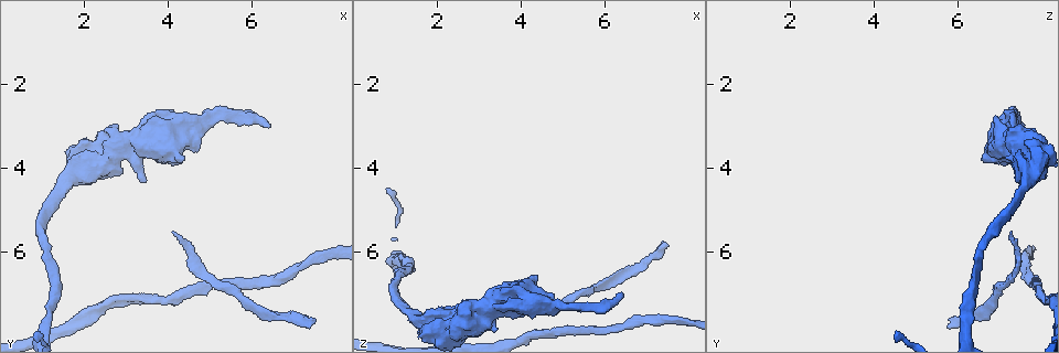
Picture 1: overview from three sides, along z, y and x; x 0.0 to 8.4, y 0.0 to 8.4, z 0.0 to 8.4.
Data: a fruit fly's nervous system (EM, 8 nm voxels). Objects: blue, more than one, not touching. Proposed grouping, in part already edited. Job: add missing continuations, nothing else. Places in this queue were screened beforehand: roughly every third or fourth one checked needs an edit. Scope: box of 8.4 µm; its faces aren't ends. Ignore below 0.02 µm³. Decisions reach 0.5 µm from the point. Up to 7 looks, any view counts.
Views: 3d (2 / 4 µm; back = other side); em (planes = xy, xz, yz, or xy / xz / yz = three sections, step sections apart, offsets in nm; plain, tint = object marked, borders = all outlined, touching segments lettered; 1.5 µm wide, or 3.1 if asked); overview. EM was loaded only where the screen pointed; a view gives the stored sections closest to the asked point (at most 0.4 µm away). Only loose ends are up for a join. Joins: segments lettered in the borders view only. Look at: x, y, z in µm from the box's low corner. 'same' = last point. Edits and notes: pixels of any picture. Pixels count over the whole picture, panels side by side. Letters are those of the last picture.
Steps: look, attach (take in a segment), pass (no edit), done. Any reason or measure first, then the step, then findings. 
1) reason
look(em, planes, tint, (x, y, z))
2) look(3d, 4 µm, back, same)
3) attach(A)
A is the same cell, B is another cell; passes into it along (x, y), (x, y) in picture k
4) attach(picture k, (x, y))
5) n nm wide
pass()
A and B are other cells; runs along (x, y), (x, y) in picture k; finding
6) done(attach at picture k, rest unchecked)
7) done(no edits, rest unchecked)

free end
look(em, yz, step 8, tint, (6.40, 2.95, 7.00))

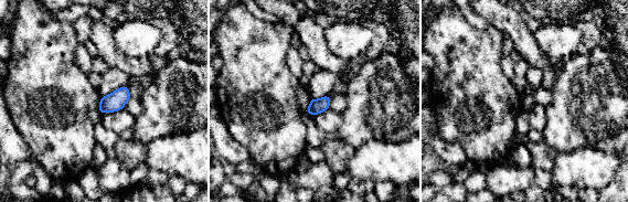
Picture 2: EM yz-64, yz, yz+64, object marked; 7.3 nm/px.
cut it another way
look(em, planes, borders, same)

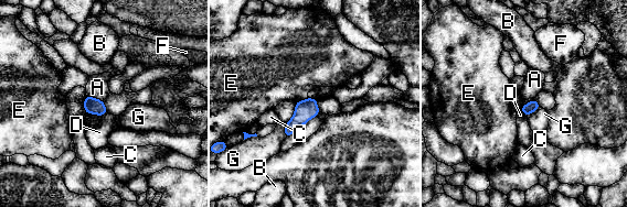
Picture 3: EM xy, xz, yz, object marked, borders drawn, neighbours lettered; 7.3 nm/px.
A touches over 140 nm
pass()
A, B, C, D, E, F and G are other cells; border along (86, 95), (103, 101) in picture 3; none of them fits

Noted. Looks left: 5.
free end
look(em, xy, step 4, borders, (3.65, 2.65, 7.15))

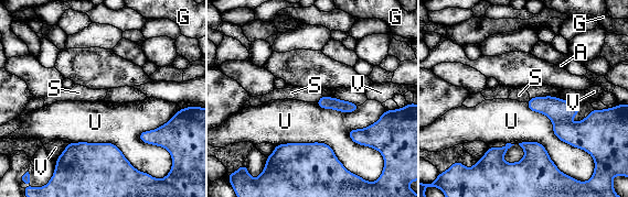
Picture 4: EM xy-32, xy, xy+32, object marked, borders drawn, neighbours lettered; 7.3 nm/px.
pass()
A, G, S, U and V are other cells; runs along (320, 102), (333, 102), (353, 107) in picture 4; no lettered segment goes on from it

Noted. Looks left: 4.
branch stops here
look(em, planes, plain, (4.15, 5.55, 7.25))

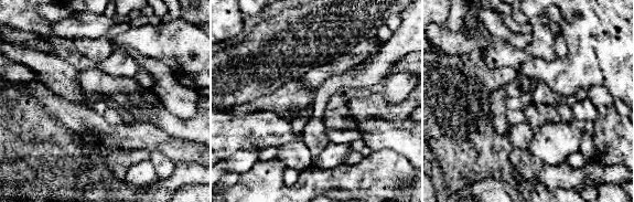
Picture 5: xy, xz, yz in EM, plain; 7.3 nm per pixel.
look(em, planes, borders, same)

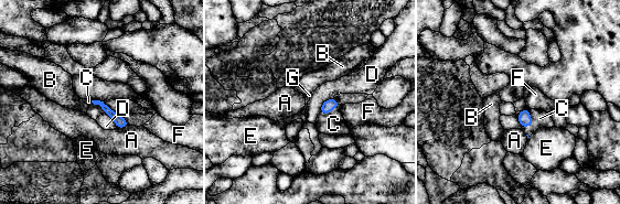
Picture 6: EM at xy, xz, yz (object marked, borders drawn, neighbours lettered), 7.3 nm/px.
attach(C)
C is the same cell, A, B, D, E, F and G are other cells; passes into it along (524, 117), (532, 122), (540, 118) in picture 6; the cell continues

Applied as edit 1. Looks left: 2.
done(attach at picture 6, rest unchecked)

